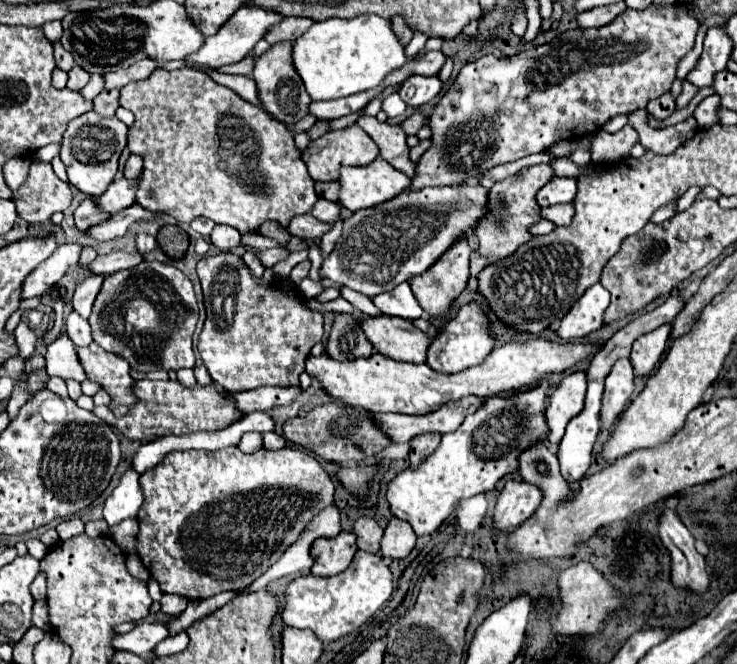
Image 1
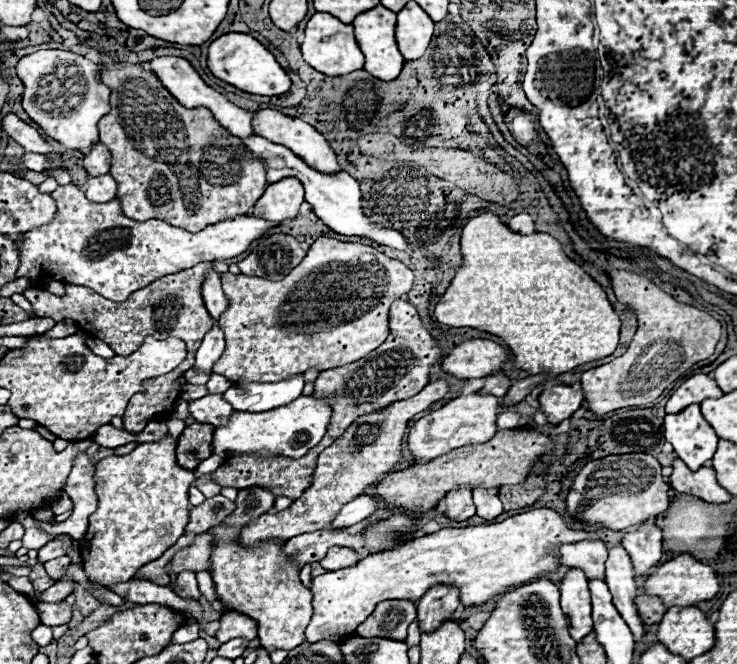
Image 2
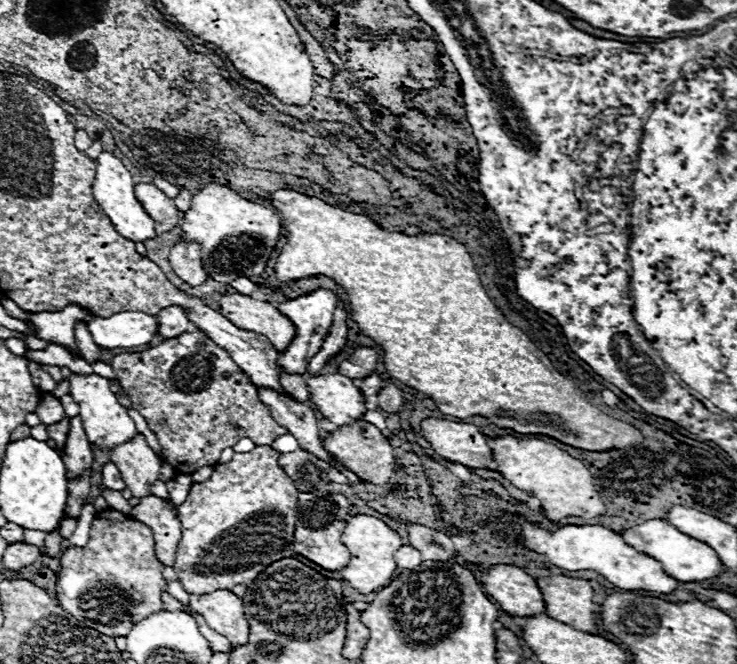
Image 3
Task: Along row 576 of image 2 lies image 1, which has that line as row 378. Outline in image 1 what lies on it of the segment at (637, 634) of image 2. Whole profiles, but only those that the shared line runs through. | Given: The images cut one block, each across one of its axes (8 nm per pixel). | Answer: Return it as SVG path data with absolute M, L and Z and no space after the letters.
M620 358L612 366L604 384L606 384L606 390L604 390L604 400L602 400L600 422L604 428L610 428L628 406L634 392L634 372L632 372L630 360Z

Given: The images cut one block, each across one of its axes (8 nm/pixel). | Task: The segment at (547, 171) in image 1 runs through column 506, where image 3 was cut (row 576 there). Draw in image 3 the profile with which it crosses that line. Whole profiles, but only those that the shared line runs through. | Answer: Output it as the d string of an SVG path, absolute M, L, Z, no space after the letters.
M256 446L246 454L236 452L228 464L218 464L206 482L192 484L186 502L178 506L178 516L182 520L182 540L176 546L174 564L178 582L186 592L206 594L218 588L230 590L236 584L250 584L268 564L292 554L298 490L278 466L278 456L280 452L272 450L270 446Z

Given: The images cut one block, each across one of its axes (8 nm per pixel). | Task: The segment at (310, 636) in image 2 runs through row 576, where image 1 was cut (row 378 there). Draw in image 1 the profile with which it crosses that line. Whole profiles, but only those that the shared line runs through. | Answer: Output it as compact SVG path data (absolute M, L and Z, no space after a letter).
M532 338L528 342L506 342L504 346L494 348L488 358L458 374L440 374L428 364L398 362L380 352L372 352L368 358L354 358L352 362L332 360L326 352L320 356L308 356L306 372L316 378L322 390L334 400L344 402L352 408L364 408L370 412L398 412L410 416L422 416L438 410L442 404L460 400L464 396L488 398L502 392L522 392L530 384L536 384L542 376L564 374L574 368L576 362L586 360L598 350L596 344L552 344L544 338Z

